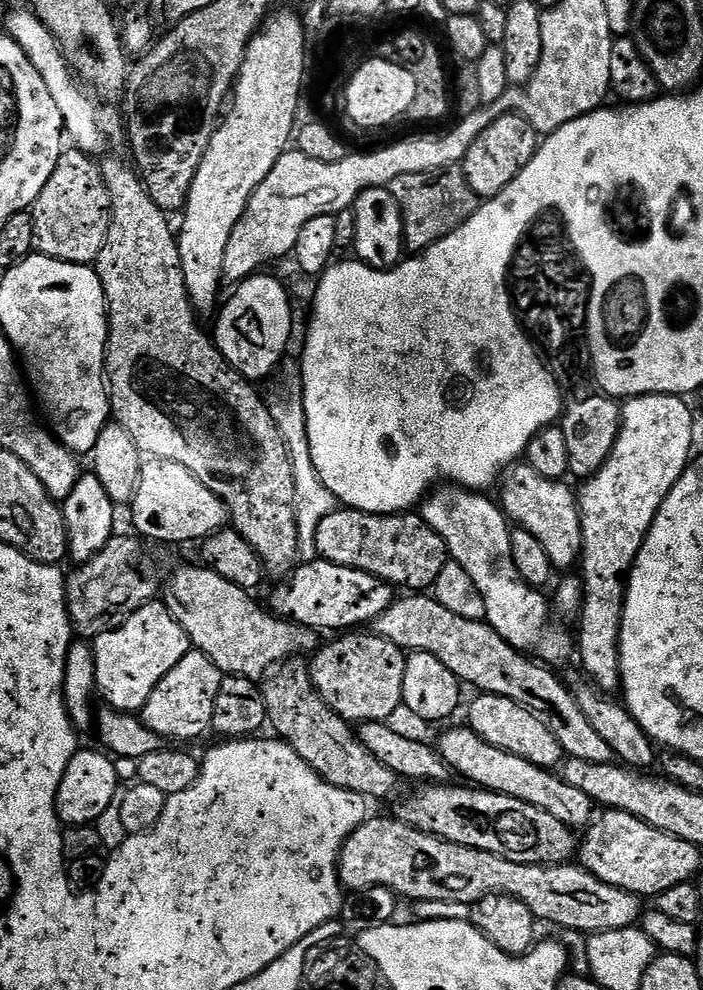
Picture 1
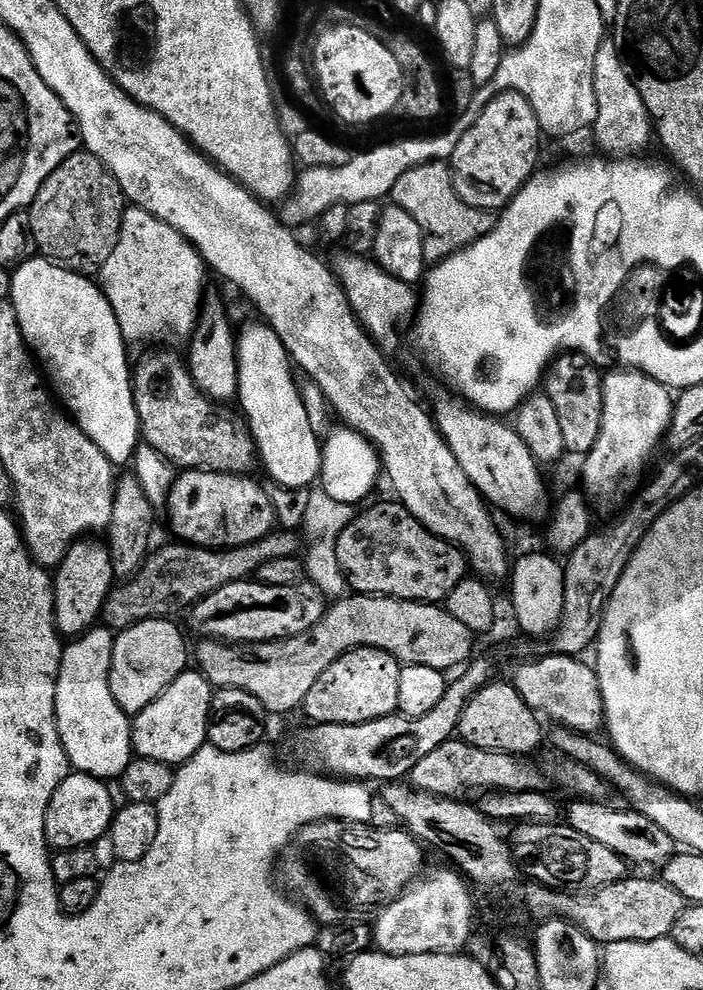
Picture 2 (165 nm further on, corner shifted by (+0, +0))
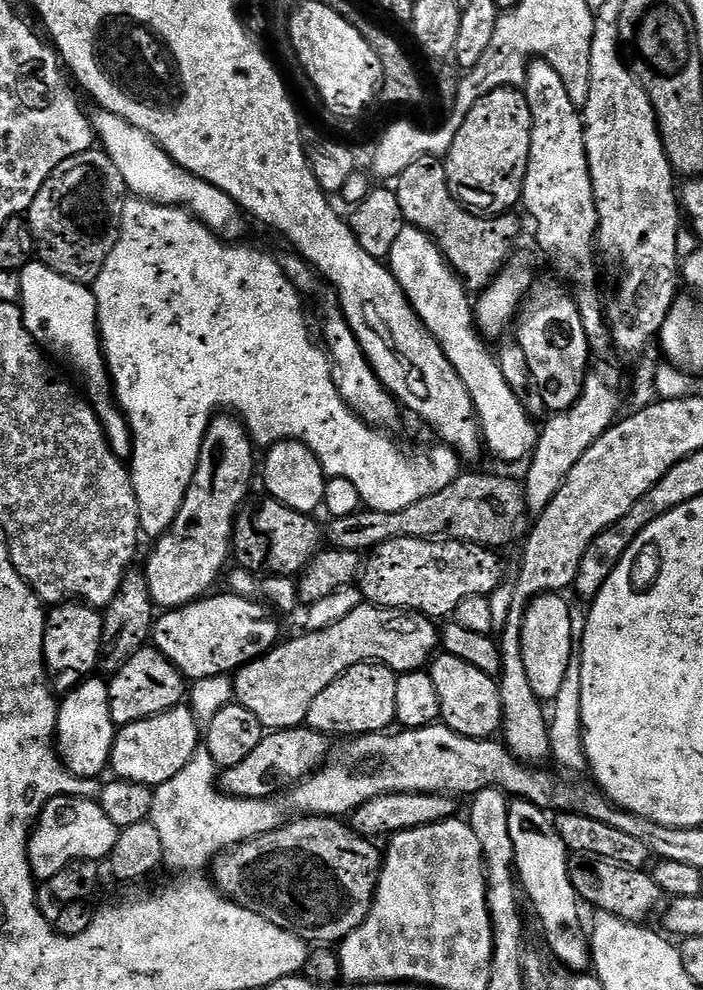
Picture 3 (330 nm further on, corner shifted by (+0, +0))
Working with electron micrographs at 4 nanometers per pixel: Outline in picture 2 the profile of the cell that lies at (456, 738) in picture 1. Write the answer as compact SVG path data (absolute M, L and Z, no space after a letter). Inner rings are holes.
M579 798L573 799L571 802L573 804L566 808L566 823L568 827L578 830L578 834L586 834L586 838L590 838L594 842L602 842L602 846L610 846L610 850L614 850L614 854L621 856L629 865L645 864L648 868L660 870L673 856L677 855L678 845L676 840L670 838L670 834L666 834L666 830L661 830L658 826L654 826L654 822L650 822L650 818L632 811L631 808L627 806L610 808L608 804L597 804L595 801Z

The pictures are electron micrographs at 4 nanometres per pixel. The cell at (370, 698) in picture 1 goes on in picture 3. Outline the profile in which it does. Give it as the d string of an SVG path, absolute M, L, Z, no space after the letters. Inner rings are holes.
M359 664L346 670L310 705L307 727L315 732L323 732L329 738L344 736L371 736L374 732L387 733L388 727L396 724L396 699L398 695L398 676L384 664Z

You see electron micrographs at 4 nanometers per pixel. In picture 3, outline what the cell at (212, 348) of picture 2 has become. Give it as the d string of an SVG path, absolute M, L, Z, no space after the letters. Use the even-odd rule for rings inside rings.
M217 414L208 423L208 429L202 442L202 450L198 458L198 466L194 470L194 478L186 490L186 498L169 526L167 532L155 541L156 549L148 560L146 575L152 603L157 609L171 610L182 608L193 600L201 599L213 591L216 579L225 575L230 564L232 551L232 531L236 528L236 515L249 499L248 491L252 488L252 475L258 472L257 449L252 443L248 429L235 414Z

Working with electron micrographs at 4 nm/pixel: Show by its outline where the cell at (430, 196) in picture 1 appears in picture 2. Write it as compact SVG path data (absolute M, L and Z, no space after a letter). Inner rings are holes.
M432 160L429 164L419 164L398 182L394 182L390 193L390 200L395 207L406 210L414 222L418 222L418 230L424 235L424 262L425 265L435 266L442 263L448 256L462 251L475 240L481 240L497 222L497 217L491 212L485 212L483 208L475 208L462 198L454 190L451 167L445 161Z

